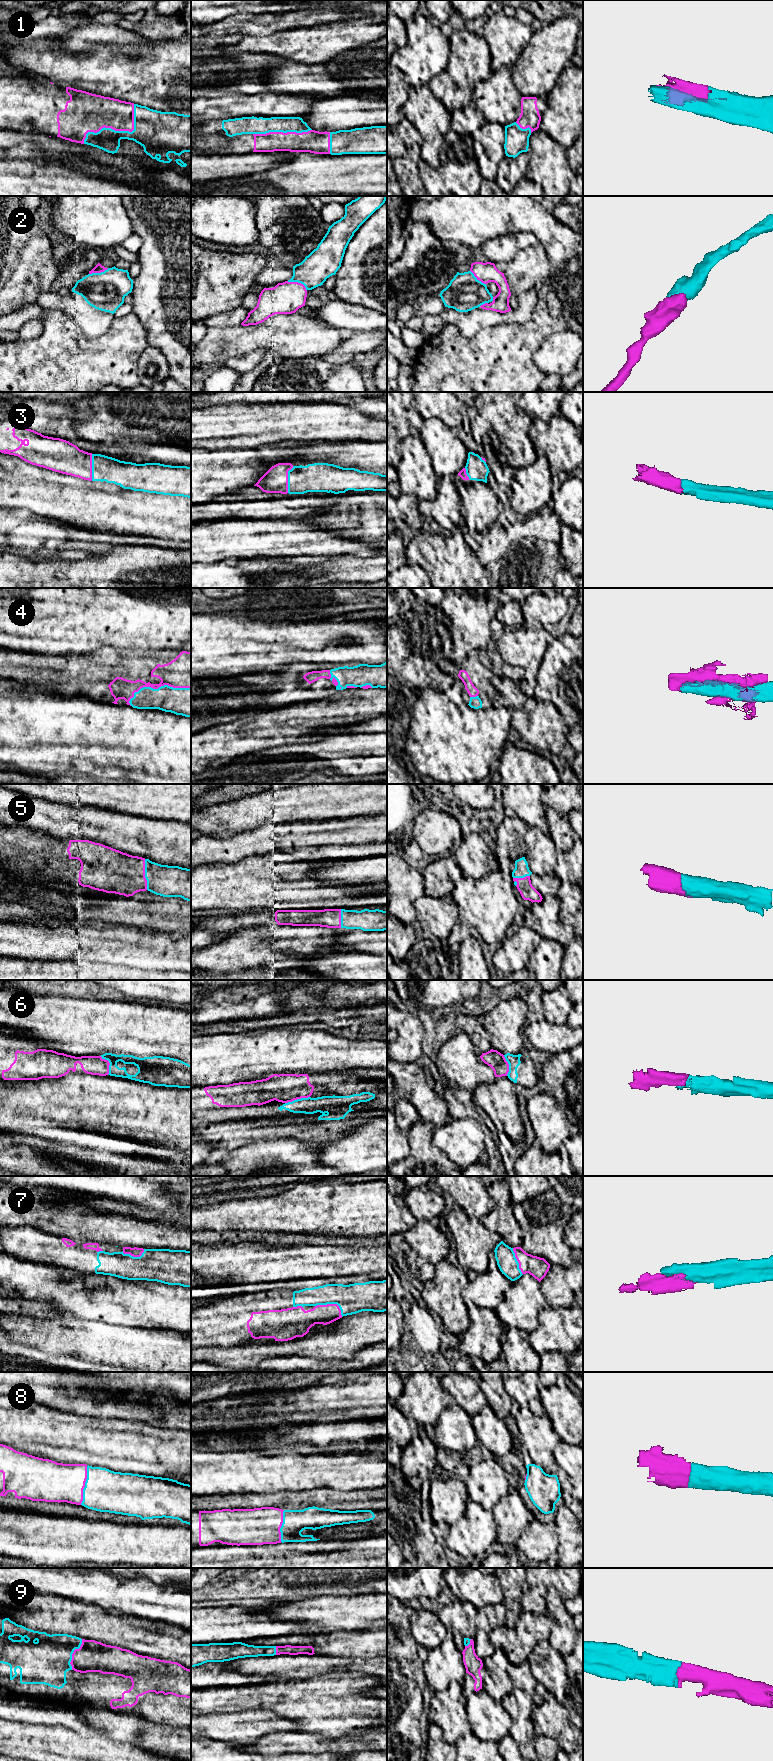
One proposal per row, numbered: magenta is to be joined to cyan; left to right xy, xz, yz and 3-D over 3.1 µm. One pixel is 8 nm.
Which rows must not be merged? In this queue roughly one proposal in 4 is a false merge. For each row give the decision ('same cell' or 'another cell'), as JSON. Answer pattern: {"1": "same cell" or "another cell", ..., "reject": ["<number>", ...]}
{"1": "same cell", "2": "same cell", "3": "same cell", "4": "same cell", "5": "same cell", "6": "same cell", "7": "same cell", "8": "same cell", "9": "same cell", "reject": []}

